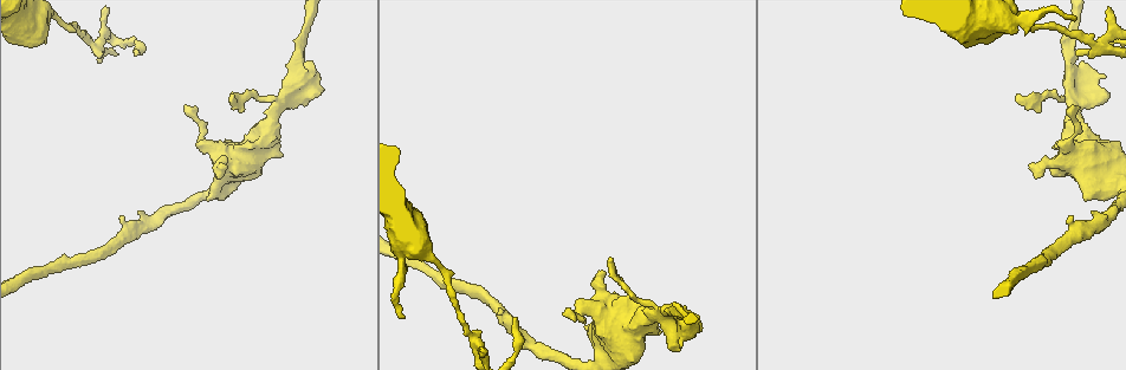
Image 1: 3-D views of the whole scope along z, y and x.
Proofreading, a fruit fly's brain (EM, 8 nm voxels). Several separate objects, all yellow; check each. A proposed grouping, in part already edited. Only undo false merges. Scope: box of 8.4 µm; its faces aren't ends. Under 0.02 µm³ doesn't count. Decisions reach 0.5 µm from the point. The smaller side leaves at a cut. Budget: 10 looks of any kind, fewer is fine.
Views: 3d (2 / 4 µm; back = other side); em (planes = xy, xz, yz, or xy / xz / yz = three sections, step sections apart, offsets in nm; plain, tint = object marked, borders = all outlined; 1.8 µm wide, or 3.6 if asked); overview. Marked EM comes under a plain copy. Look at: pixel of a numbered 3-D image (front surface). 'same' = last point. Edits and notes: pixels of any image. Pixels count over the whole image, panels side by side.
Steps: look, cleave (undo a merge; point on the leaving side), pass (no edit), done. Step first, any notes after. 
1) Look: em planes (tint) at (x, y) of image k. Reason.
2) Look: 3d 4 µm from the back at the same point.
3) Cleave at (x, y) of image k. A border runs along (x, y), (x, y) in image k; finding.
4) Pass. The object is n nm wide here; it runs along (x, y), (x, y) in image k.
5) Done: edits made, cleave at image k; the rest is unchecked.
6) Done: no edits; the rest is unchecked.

Look: 3d 4 µm at (1073, 159) of image 1. Abrupt turn.

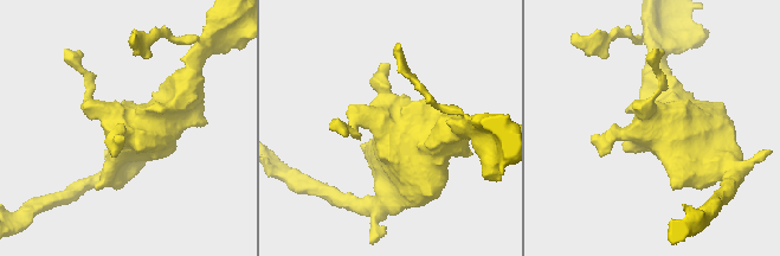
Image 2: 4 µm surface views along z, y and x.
Look: em 3.6 µm planes (tint) at (128, 131) of image 2.

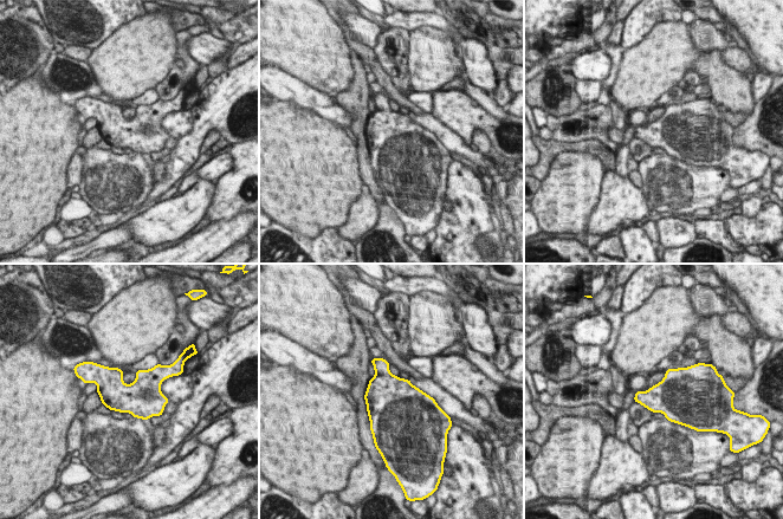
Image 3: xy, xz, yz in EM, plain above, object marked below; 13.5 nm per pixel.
Pass. The object is 440 nm wide here; continuous, no second cell.

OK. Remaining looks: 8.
Look: 3d 2 µm at (1072, 103) of image 1. Thin neck.

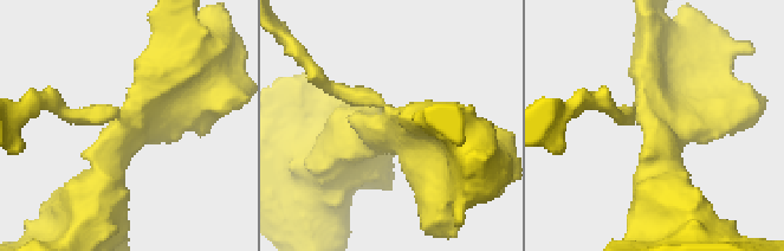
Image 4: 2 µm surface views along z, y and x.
Look: em planes (tint) at (654, 130) of image 4. Shape alone is not enough.

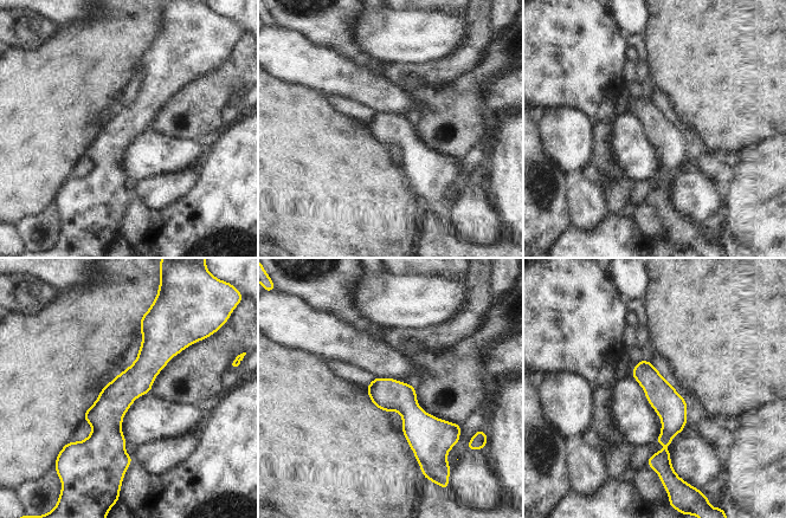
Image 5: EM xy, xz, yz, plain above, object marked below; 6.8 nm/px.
Pass. Continuous, no second cell.

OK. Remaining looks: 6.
Look: em 3.6 µm planes (tint) at (402, 266) of image 1. Sudden change in width.

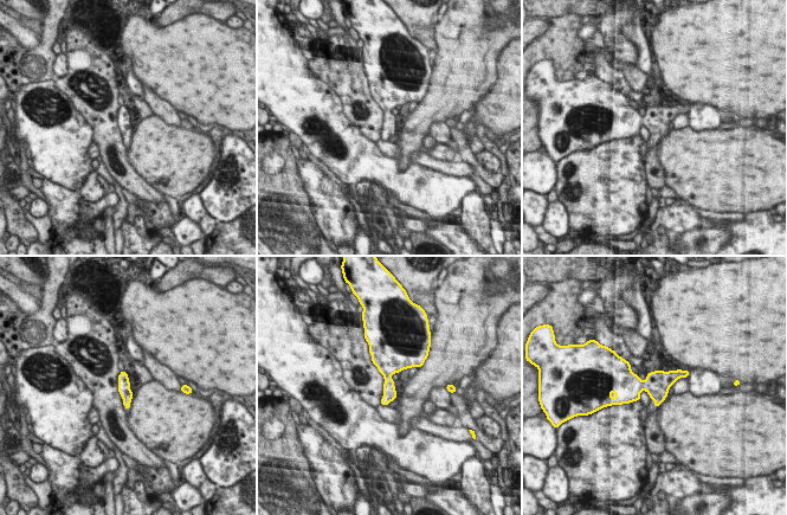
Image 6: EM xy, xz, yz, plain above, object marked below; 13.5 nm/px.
Pass. It runs along (684, 373), (655, 385), (620, 387) in image 6; one cell here.

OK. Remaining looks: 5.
Look: 3d 2 µm at (97, 43) of image 1. A fork.

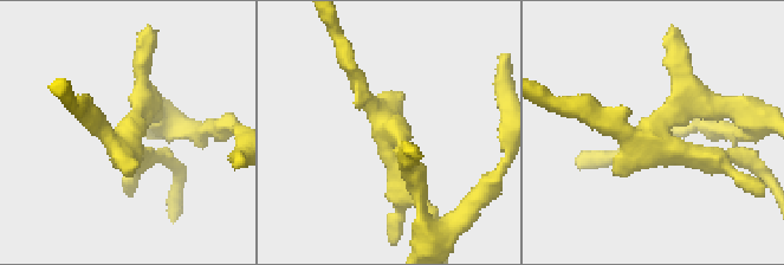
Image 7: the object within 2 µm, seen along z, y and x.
Look: em xz step 16 (tint) at (121, 139) of image 7.

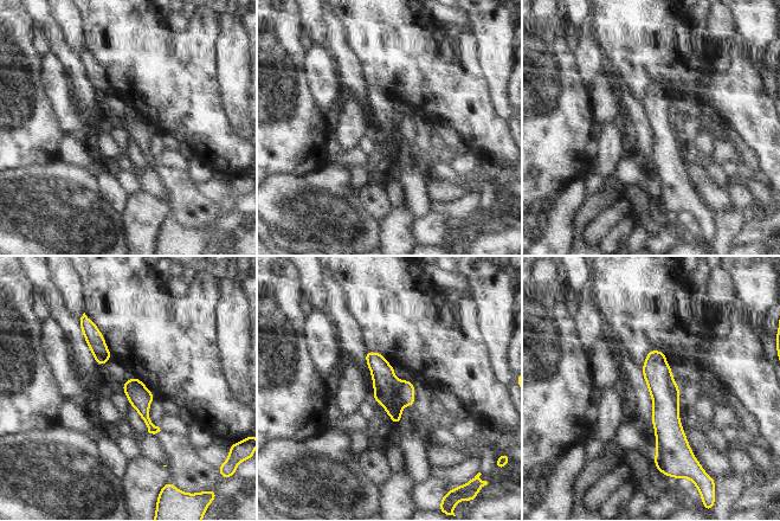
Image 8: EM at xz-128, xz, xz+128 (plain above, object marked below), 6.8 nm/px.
Cleave at (405, 390) of image 8. The object is 150 nm wide here; a border runs along (398, 381), (397, 397), (404, 404) in image 8; a second cell is stuck on.

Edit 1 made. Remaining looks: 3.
Done: edits made, cleave at image 8; the rest is unchecked.

